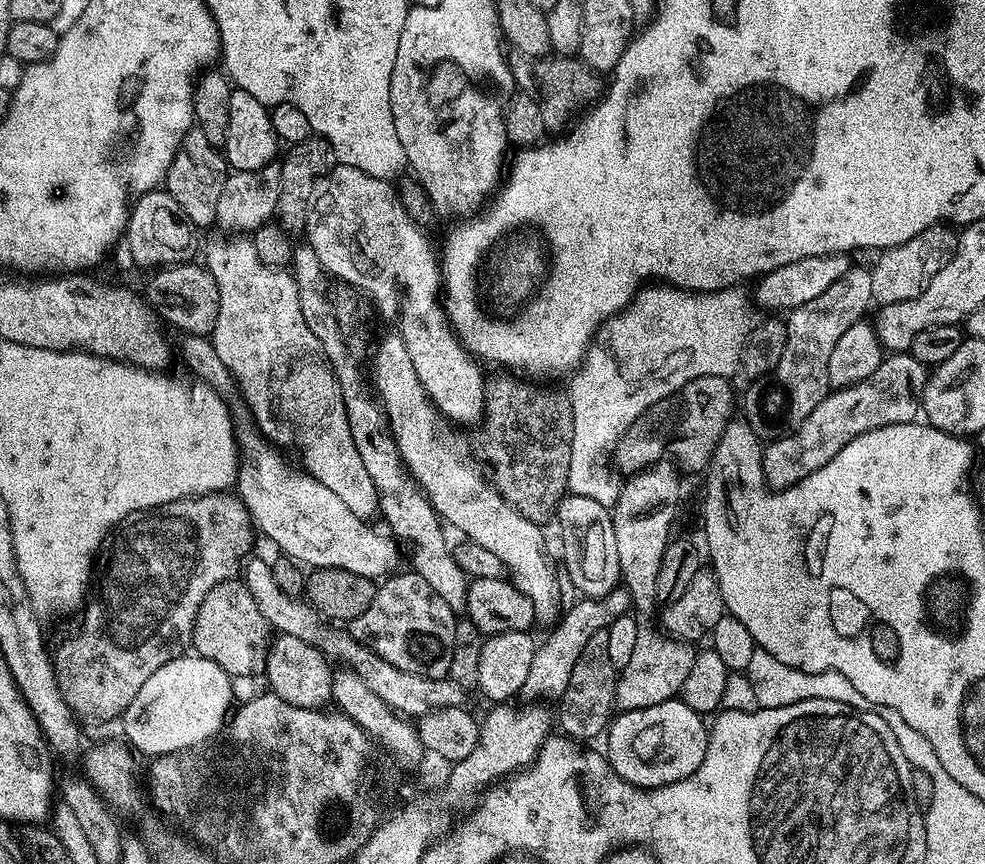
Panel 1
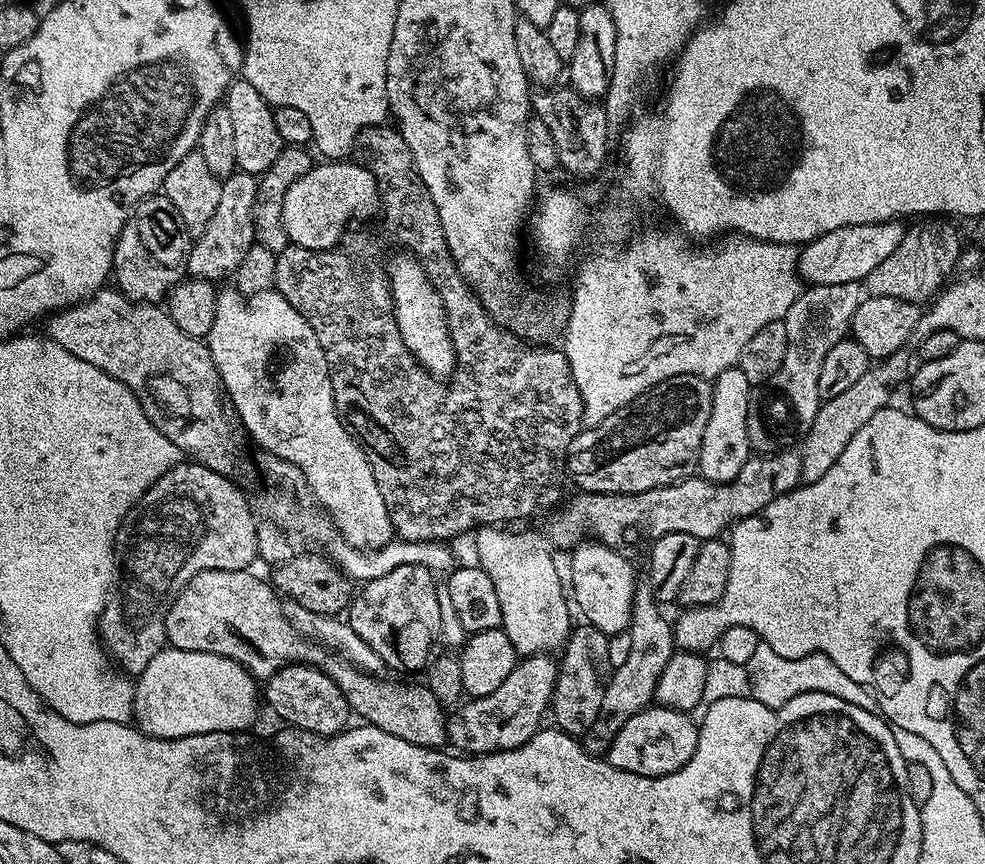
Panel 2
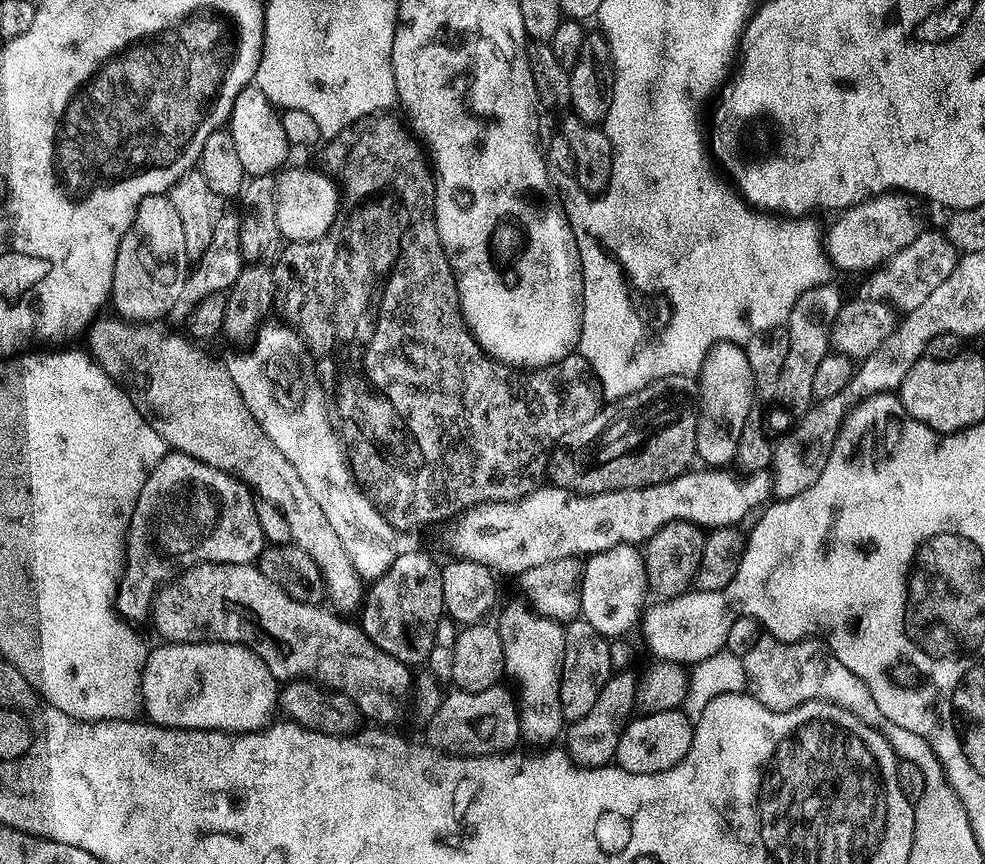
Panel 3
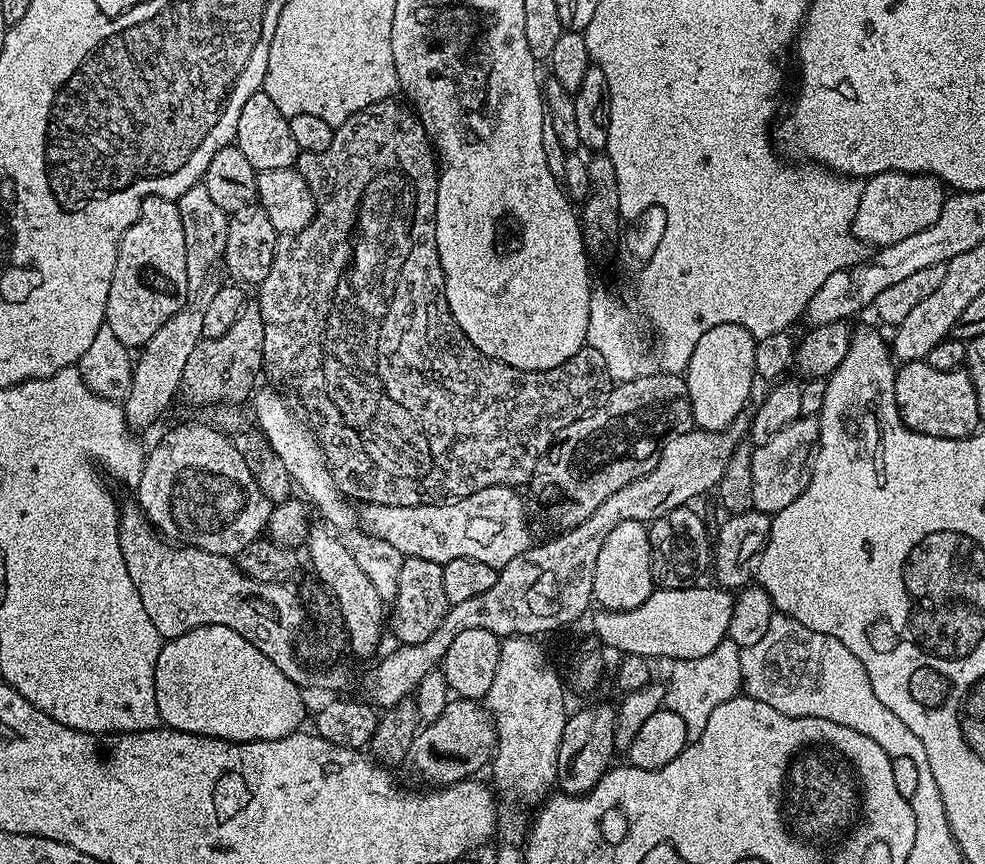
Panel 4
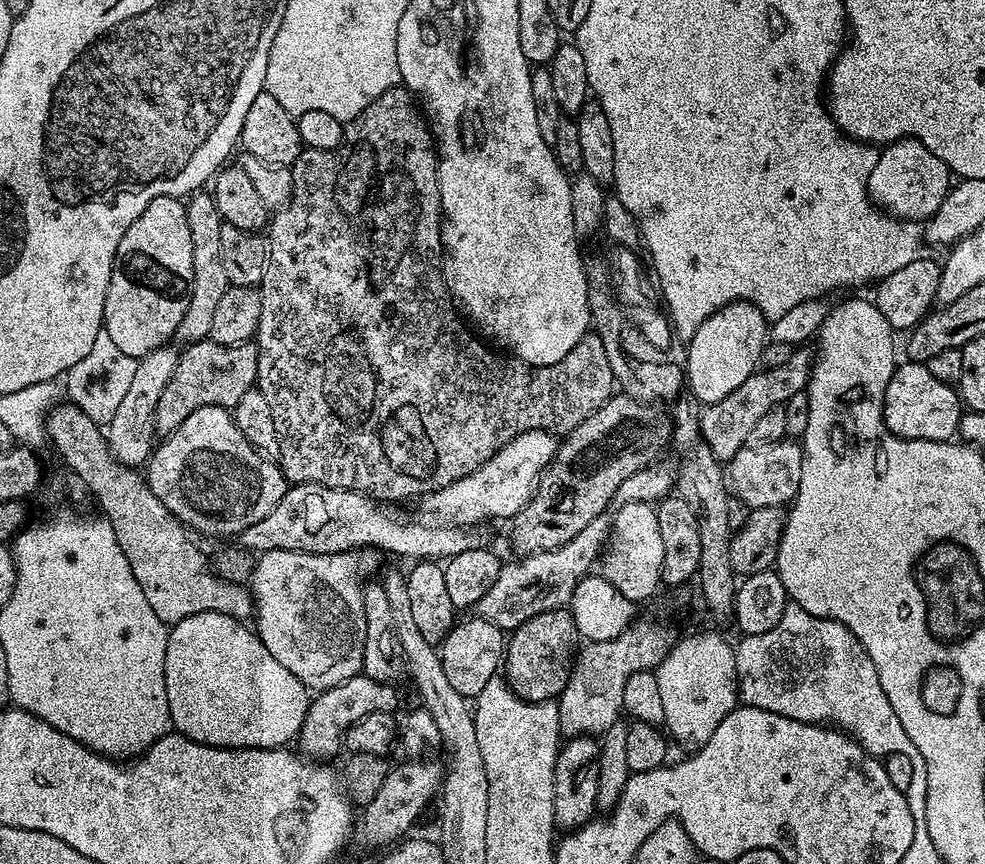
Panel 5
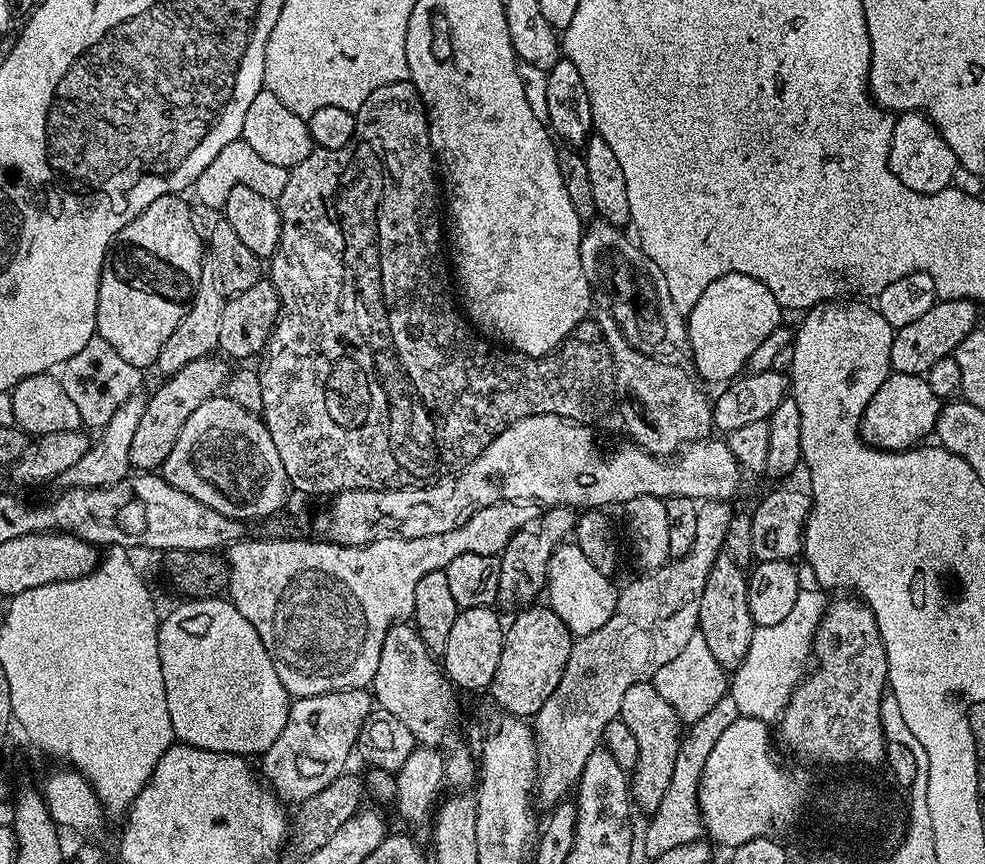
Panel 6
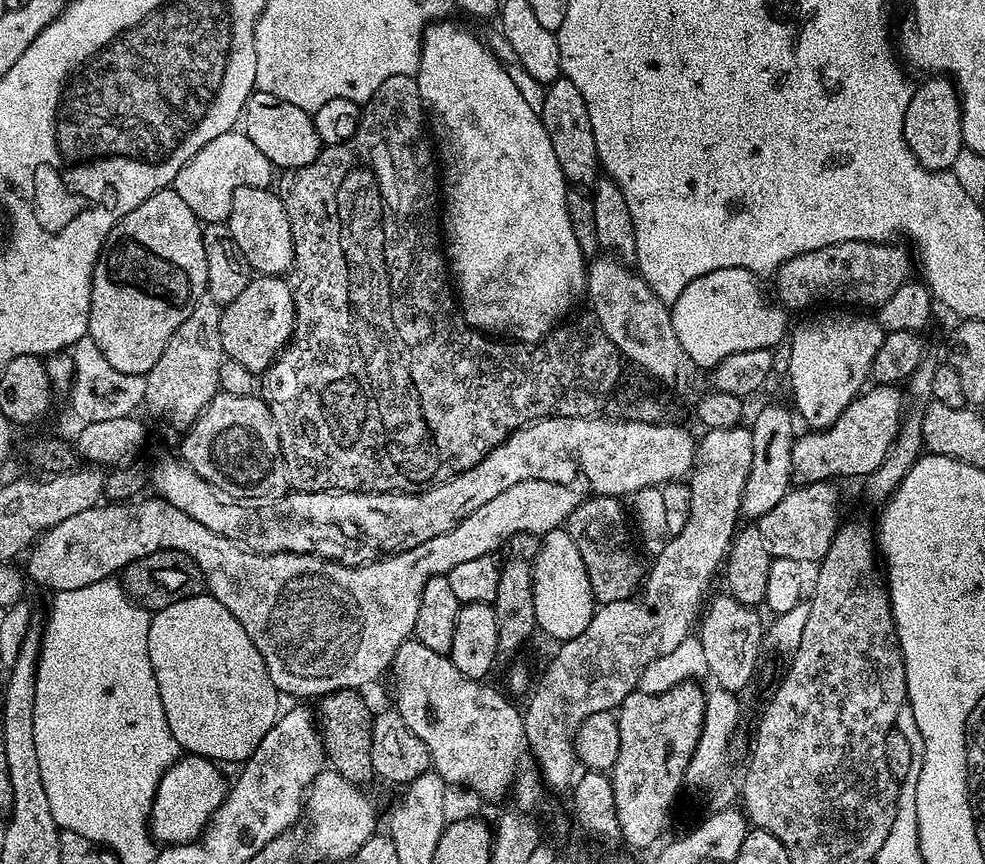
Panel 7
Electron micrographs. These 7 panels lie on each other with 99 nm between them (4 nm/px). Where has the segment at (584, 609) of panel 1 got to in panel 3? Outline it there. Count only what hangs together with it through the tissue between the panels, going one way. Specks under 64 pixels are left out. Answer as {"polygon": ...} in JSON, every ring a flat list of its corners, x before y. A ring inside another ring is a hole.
{"polygon":[[504,686,481,692,452,690,445,695,426,727,427,743,440,752,454,756,499,756,521,743,520,714,517,701]]}

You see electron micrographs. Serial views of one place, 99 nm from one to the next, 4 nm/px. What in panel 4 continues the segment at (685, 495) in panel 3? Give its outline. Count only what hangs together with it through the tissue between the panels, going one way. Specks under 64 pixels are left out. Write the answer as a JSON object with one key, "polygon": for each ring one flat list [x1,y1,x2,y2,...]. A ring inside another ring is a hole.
{"polygon":[[491,484,489,488,443,504,360,504,358,524,367,535,390,542,390,546,394,546,394,550,406,558,430,558,430,562,442,565,454,558,470,558,474,562,486,562,486,566,499,570,510,562,510,558,518,558,518,554,534,543,532,532,528,529,525,501,523,504,512,492,515,491,511,487]]}

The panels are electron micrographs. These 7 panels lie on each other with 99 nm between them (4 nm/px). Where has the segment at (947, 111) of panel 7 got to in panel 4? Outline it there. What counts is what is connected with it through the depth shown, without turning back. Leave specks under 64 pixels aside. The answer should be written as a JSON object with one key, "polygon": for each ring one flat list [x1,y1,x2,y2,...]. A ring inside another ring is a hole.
{"polygon":[[883,172,877,176,867,177,863,181,863,186,858,210,855,218,852,219,852,234,861,244,865,246,876,244,877,249,890,246,894,242,902,242,902,238,910,238,911,235,928,229,942,212,942,206,946,199,946,192,942,183,927,173]]}

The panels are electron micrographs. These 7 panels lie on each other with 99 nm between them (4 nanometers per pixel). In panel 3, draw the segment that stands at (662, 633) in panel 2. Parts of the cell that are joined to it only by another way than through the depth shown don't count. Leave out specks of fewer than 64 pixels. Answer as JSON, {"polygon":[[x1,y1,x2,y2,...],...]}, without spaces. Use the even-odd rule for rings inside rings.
{"polygon":[[626,670,611,675,595,699,594,706,582,718,567,725,566,751,574,764,580,765,581,768,603,768,615,761,618,738,622,738,624,726,633,719,636,707,637,677,630,675,632,674]]}

